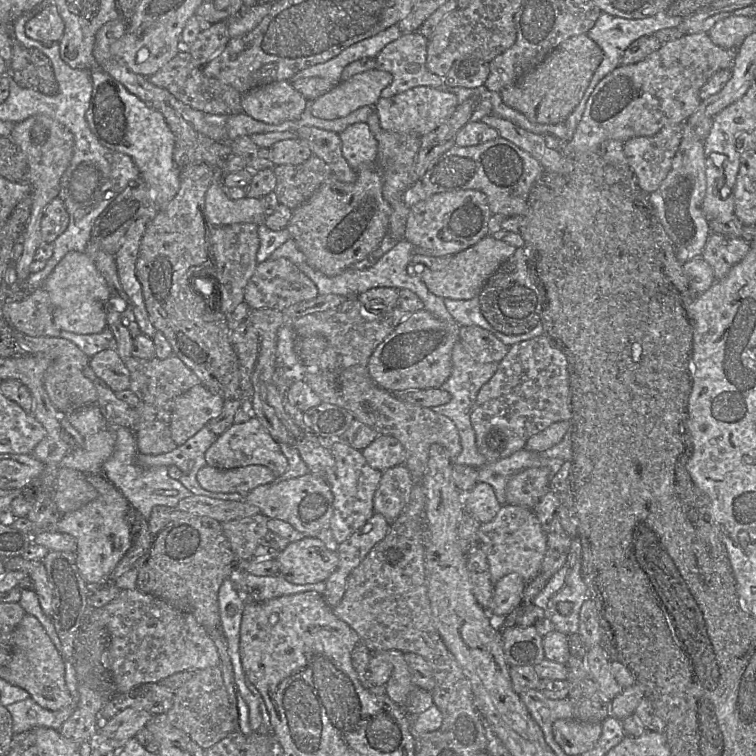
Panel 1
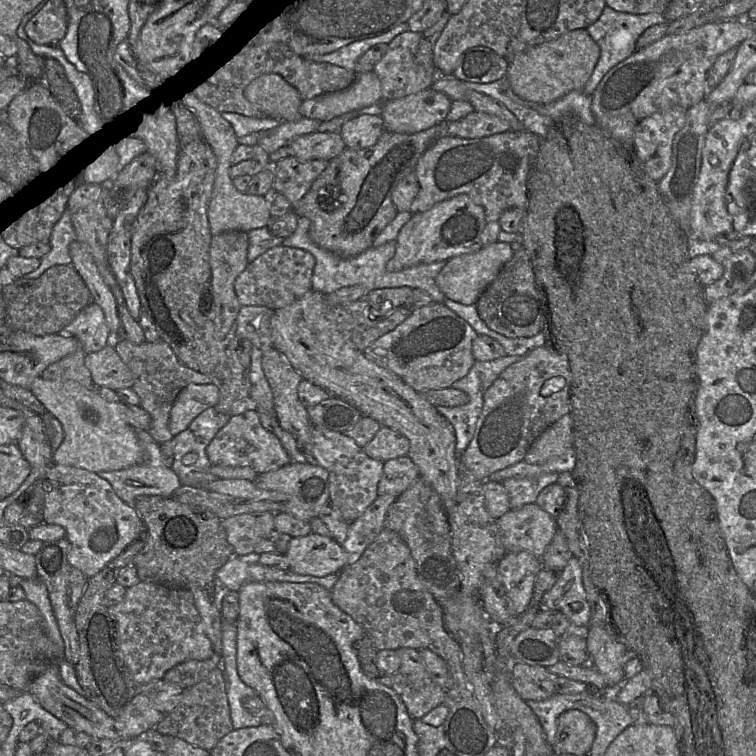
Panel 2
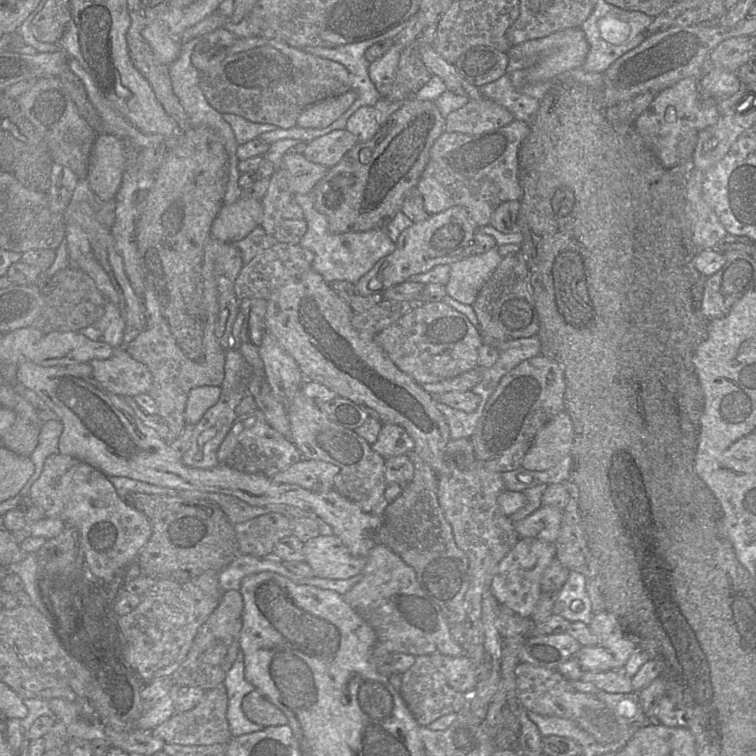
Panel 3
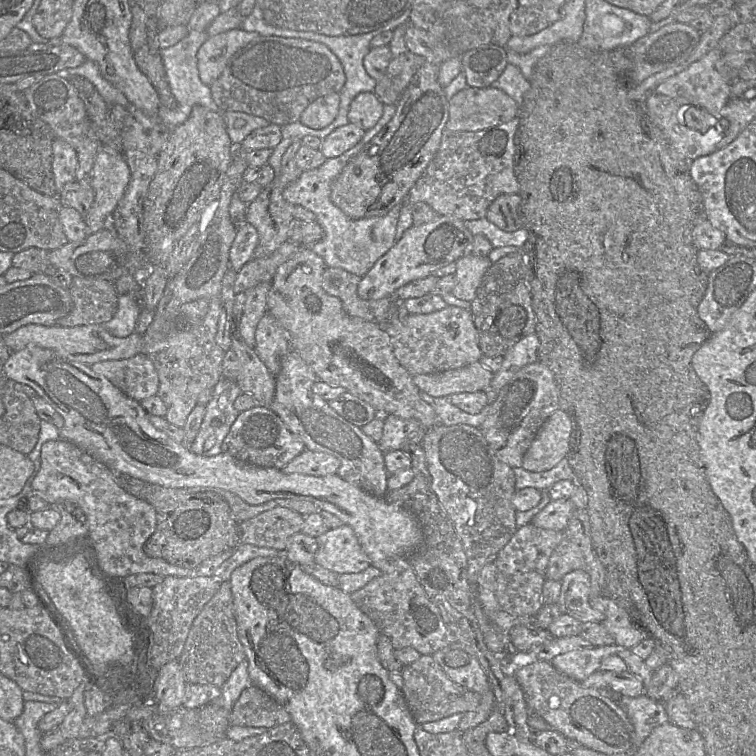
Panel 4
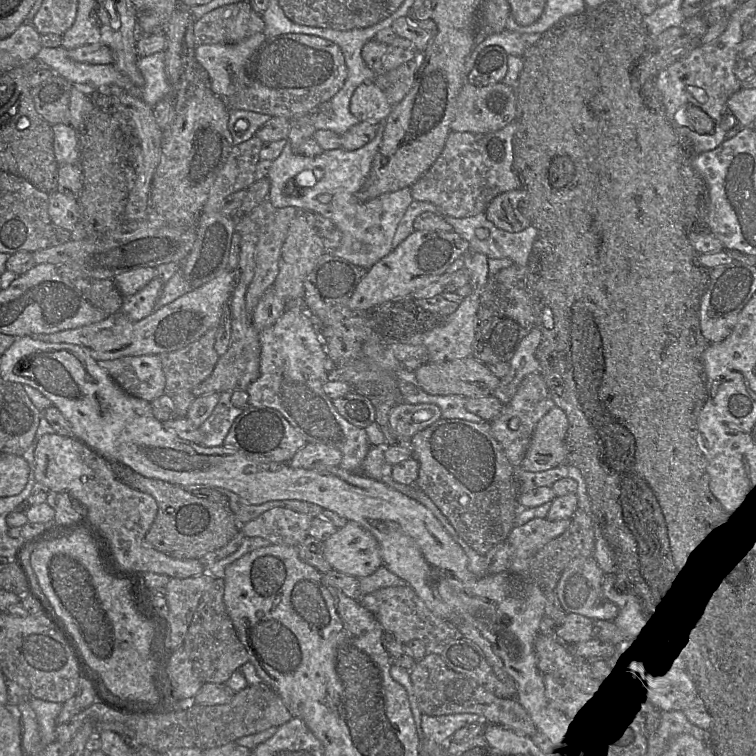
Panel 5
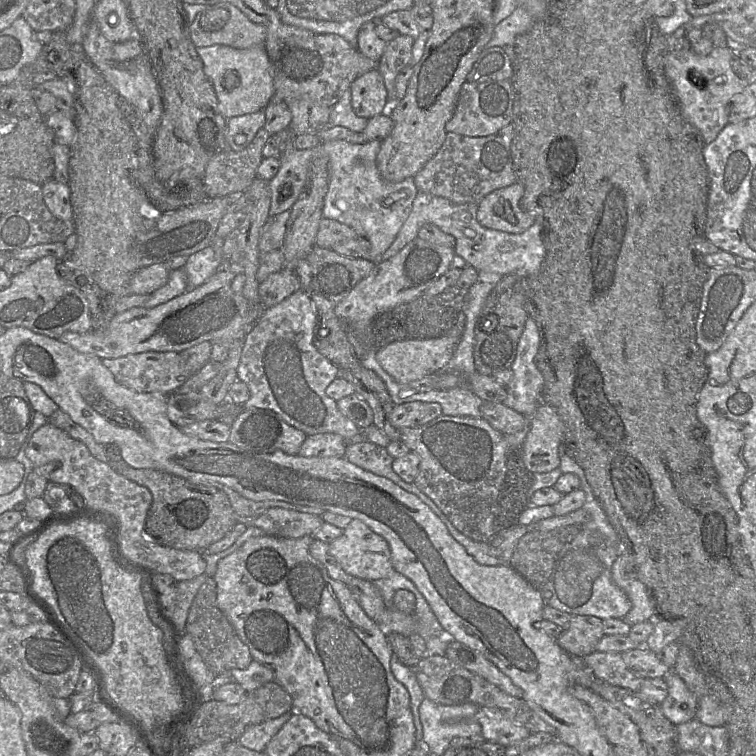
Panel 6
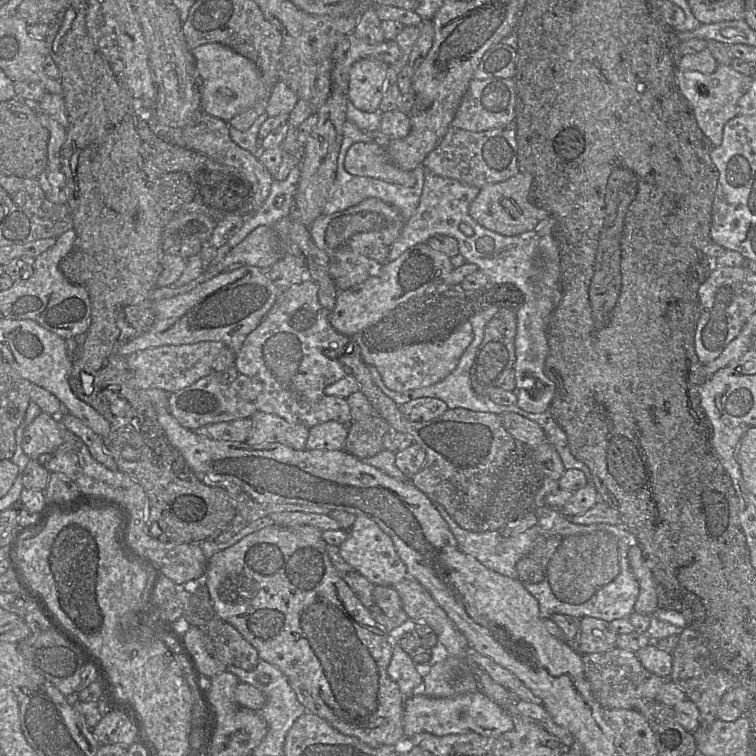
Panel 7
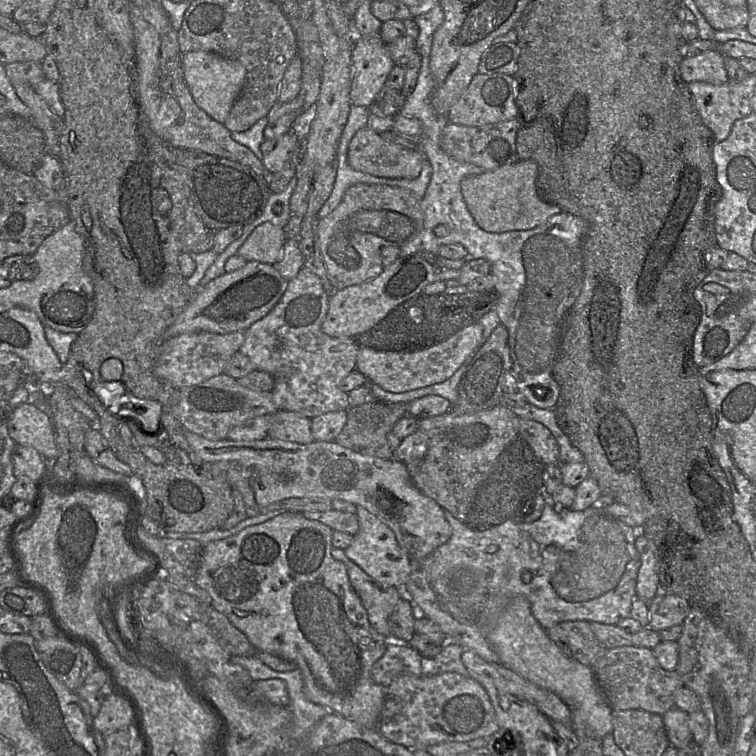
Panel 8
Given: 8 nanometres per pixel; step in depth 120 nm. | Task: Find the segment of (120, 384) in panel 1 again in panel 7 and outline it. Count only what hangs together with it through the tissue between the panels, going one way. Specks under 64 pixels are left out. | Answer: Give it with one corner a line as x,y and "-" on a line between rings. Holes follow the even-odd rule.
220,341
160,346
137,351
127,356
126,362
138,388
142,390
161,389
172,394
214,373
215,359
224,347
225,344

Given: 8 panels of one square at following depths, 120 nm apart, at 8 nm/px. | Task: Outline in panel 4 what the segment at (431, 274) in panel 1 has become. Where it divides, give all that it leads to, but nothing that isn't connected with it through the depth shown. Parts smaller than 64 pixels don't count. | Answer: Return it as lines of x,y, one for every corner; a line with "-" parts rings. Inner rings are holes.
462,256
456,260
456,285
452,294
461,300
473,301
482,279
493,263
488,256

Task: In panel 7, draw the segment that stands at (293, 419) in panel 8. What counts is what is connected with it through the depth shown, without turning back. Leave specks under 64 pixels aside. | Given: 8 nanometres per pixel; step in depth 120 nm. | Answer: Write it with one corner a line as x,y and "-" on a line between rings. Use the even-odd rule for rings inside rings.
258,411
250,419
252,427
246,444
281,443
295,450
306,449
308,427
289,423
275,414

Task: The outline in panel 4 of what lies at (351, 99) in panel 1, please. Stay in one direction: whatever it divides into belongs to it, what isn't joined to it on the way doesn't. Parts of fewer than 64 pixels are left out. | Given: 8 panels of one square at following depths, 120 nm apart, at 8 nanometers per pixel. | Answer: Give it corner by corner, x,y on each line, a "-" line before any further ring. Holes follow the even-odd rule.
339,93
318,97
305,108
299,122
312,129
323,129
336,119
339,104

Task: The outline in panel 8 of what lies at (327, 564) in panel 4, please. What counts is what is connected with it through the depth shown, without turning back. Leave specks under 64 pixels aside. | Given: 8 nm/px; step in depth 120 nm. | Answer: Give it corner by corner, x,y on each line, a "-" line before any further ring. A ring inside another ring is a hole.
356,506
359,531
352,543
344,550
345,555
367,575
382,585
403,588
410,577
411,559
398,544
394,532
378,517
362,506

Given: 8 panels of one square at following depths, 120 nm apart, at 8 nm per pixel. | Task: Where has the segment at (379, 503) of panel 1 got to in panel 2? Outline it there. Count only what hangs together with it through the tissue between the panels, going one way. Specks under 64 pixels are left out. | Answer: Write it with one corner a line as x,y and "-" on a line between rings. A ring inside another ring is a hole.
409,456
390,460
384,464
378,494
399,497
419,479
419,470

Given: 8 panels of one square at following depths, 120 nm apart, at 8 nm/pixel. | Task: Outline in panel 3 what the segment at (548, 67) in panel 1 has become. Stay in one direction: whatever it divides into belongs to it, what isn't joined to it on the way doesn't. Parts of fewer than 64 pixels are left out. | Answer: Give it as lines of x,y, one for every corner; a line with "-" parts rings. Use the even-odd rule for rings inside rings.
568,28
544,38
529,40
512,46
508,57
518,62
509,62
507,70
524,70
528,83
545,82
574,69
581,68
589,52
589,44
581,28

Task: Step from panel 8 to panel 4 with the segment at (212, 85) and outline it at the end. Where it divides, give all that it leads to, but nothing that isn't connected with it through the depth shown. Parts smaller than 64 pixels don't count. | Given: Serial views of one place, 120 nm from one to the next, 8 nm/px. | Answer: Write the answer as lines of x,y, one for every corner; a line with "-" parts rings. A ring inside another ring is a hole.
238,28
209,37
197,52
201,81
210,86
221,75
229,59
259,36
257,32

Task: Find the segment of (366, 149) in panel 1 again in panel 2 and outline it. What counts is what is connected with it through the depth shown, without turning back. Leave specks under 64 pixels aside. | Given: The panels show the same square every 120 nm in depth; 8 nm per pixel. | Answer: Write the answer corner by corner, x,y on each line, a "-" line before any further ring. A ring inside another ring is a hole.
364,114
345,122
339,133
348,149
364,149
375,145
384,130
380,115

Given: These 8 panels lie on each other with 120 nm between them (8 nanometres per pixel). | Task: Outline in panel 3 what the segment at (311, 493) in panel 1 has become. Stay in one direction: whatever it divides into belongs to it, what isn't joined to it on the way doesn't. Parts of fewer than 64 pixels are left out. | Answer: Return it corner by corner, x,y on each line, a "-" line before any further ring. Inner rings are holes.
302,459
271,479
278,484
294,484
306,490
322,493
333,489
334,477
340,468
319,460

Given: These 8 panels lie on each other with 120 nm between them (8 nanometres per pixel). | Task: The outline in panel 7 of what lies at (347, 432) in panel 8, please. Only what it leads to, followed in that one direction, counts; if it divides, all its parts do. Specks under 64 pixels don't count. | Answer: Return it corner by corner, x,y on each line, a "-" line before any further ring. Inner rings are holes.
374,413
348,425
344,450
359,459
375,456
384,449
383,436
392,431
388,422

